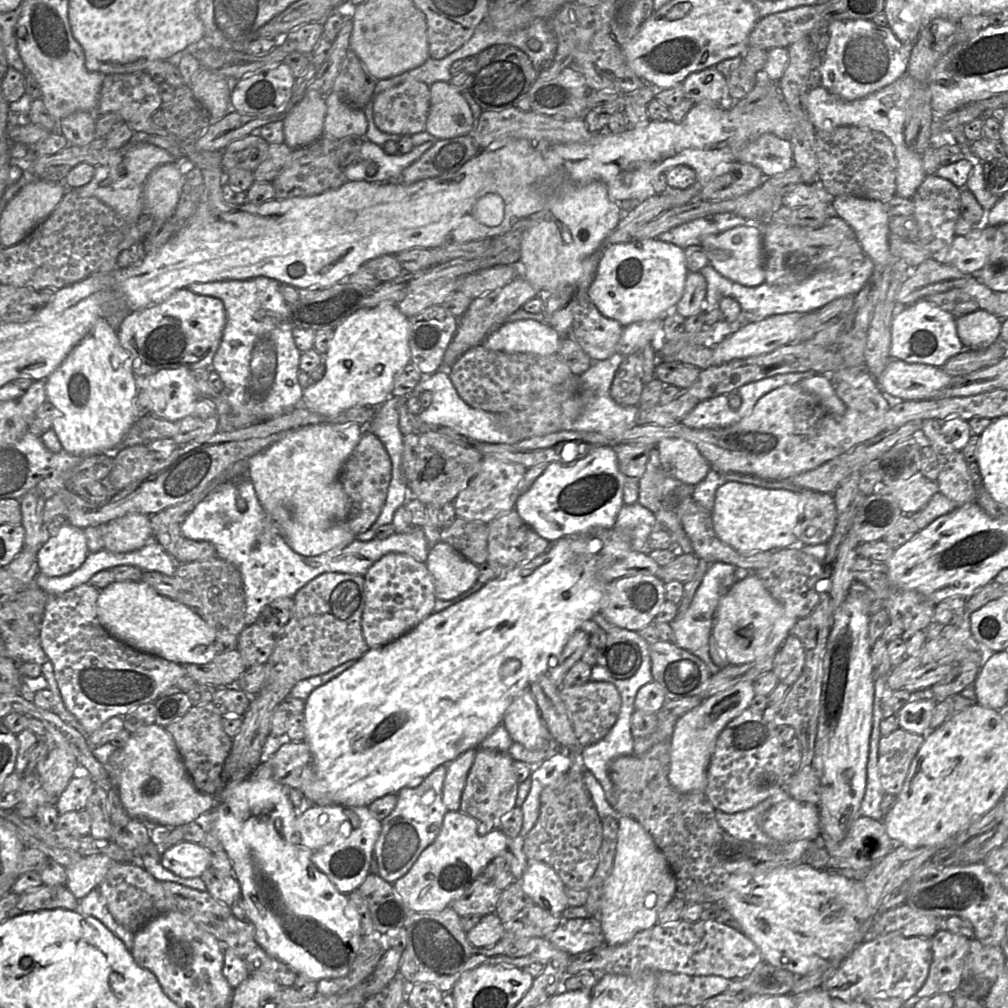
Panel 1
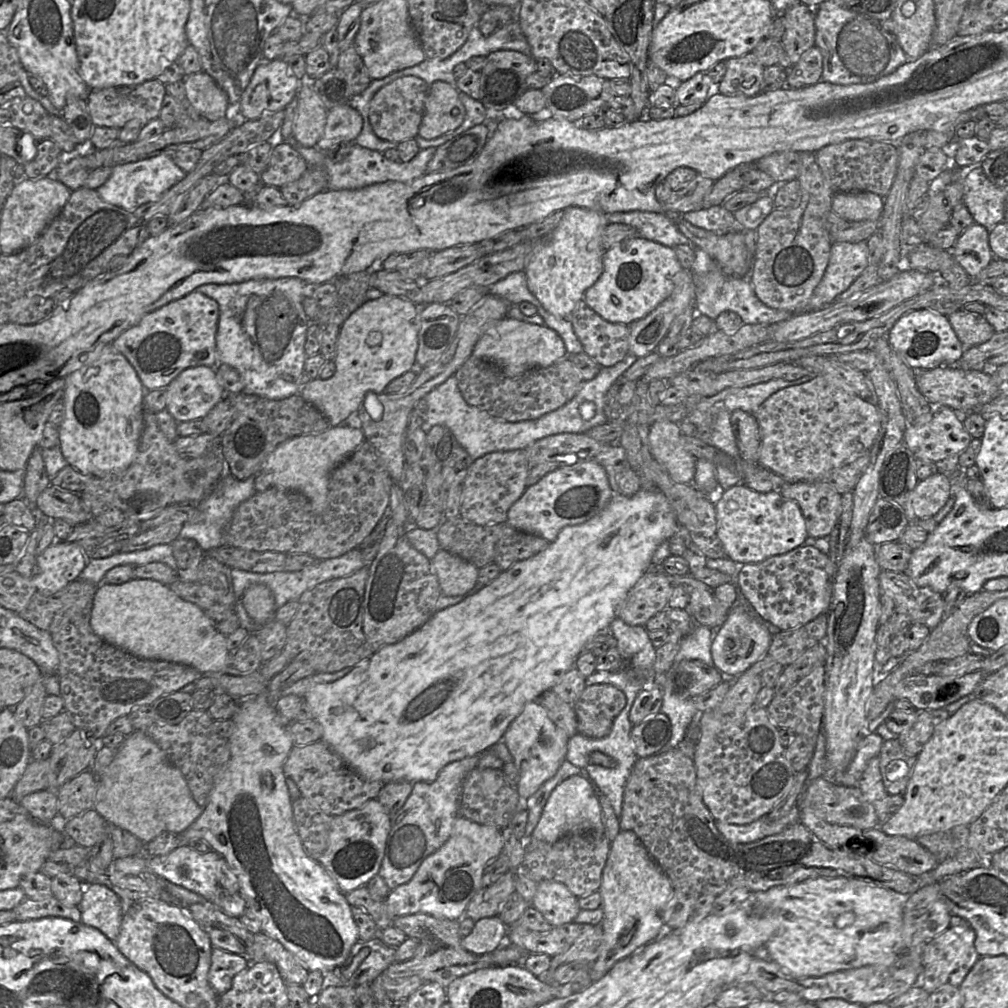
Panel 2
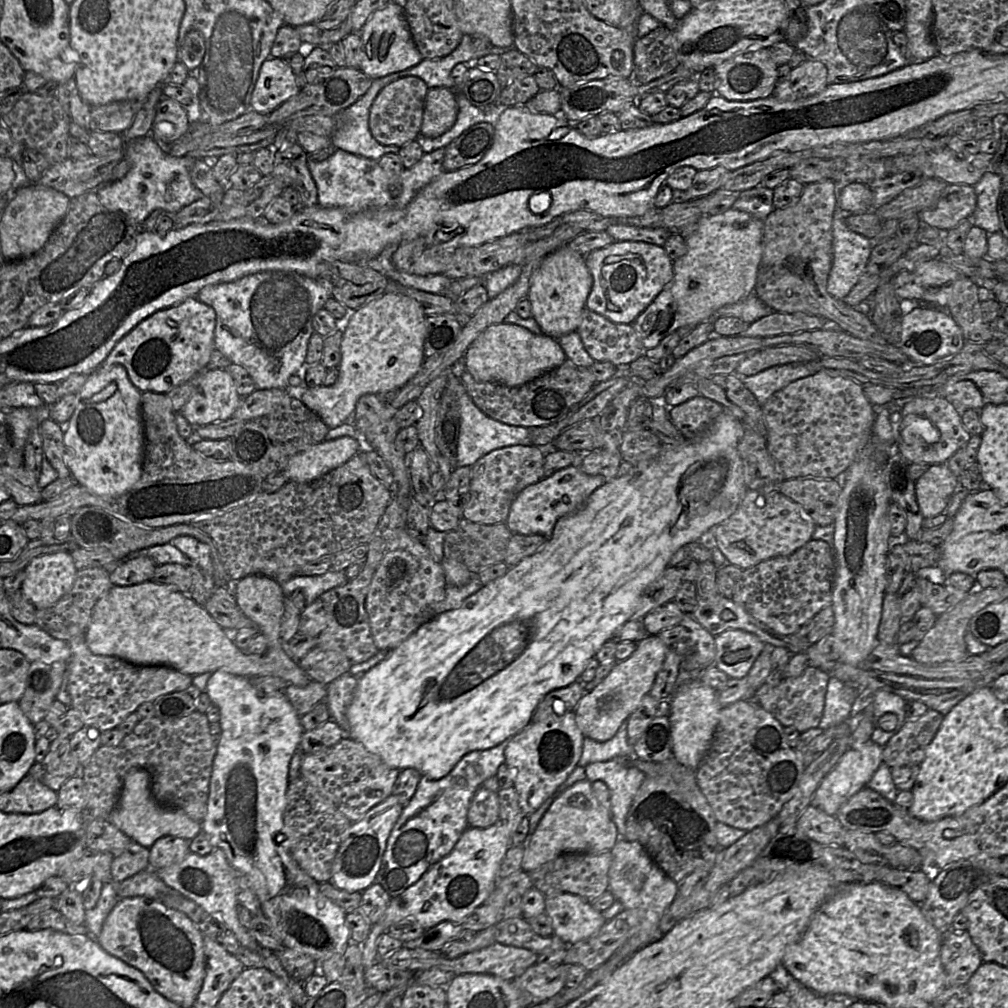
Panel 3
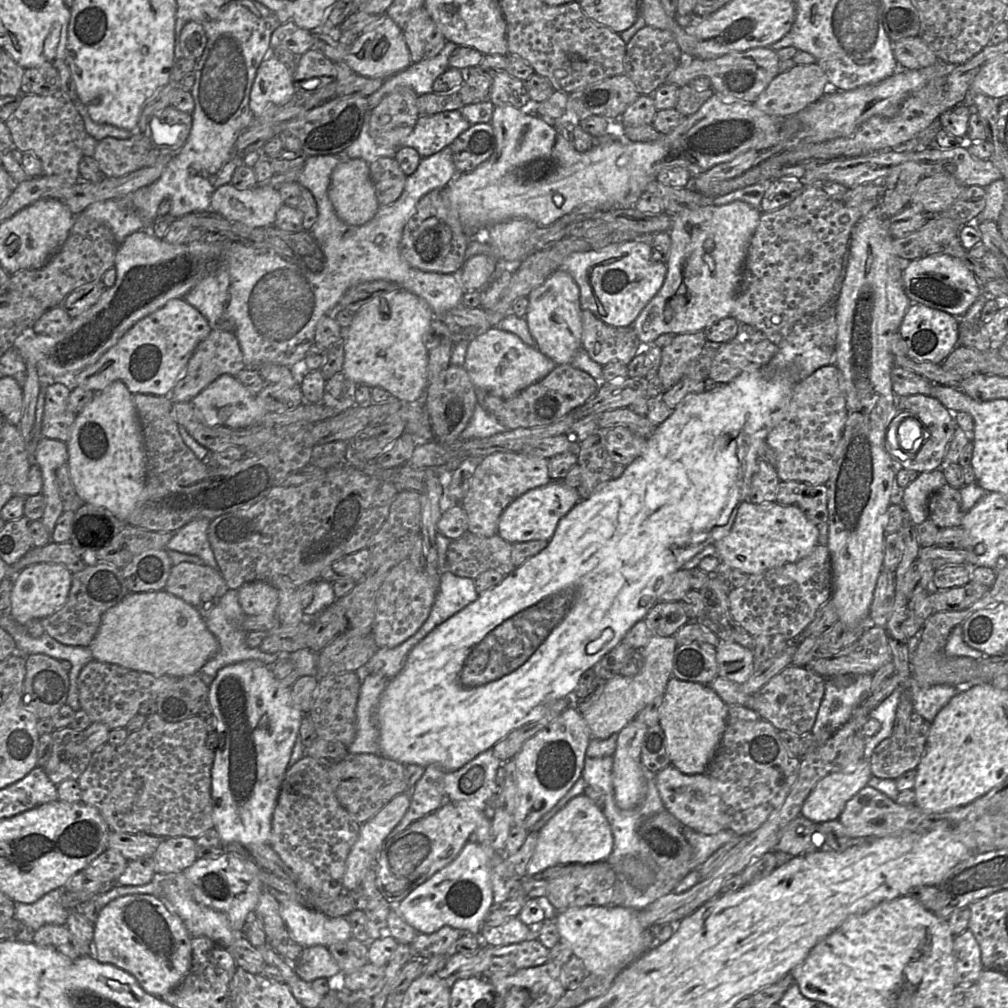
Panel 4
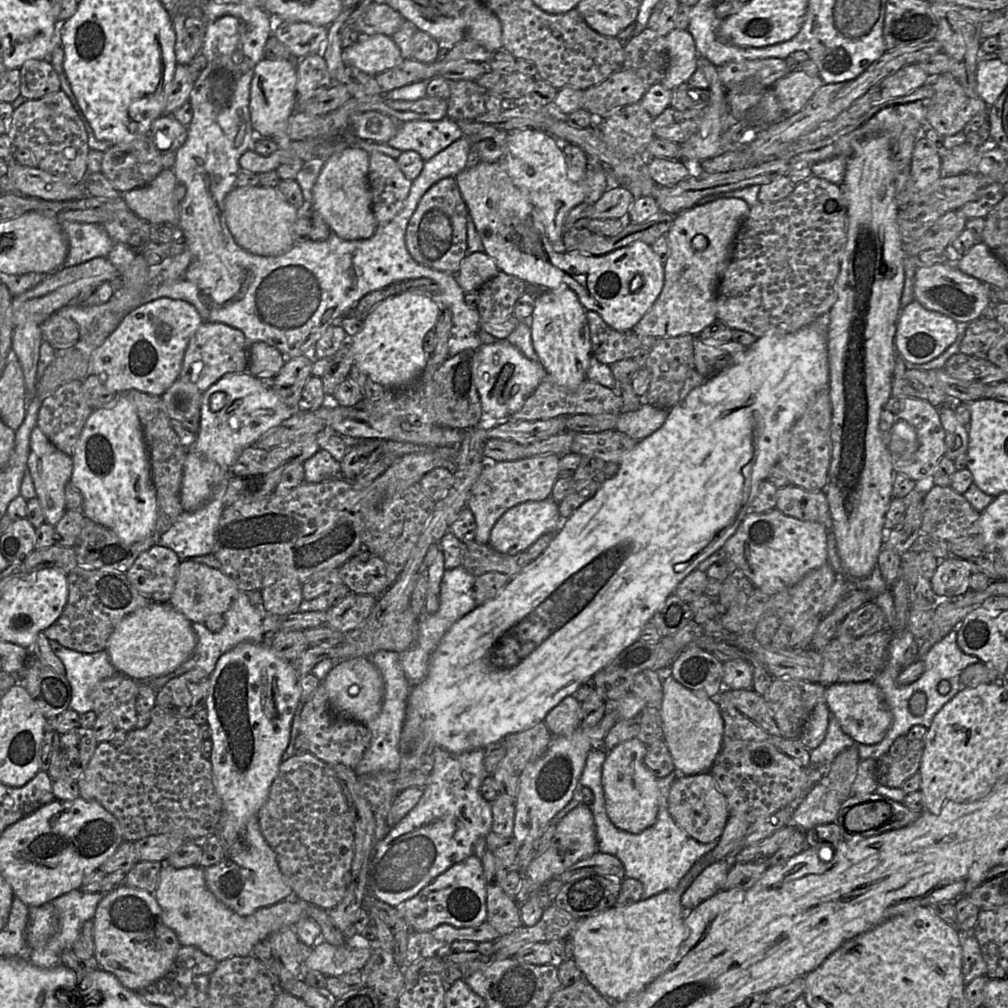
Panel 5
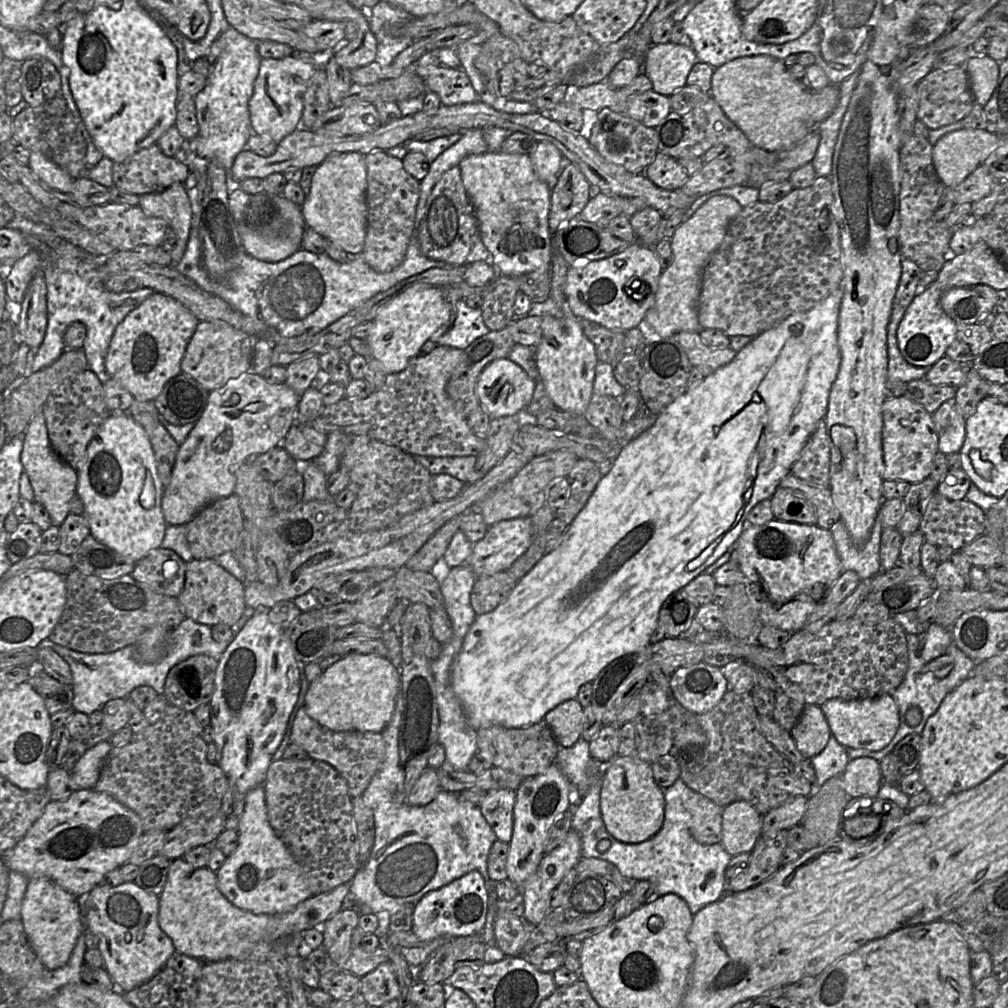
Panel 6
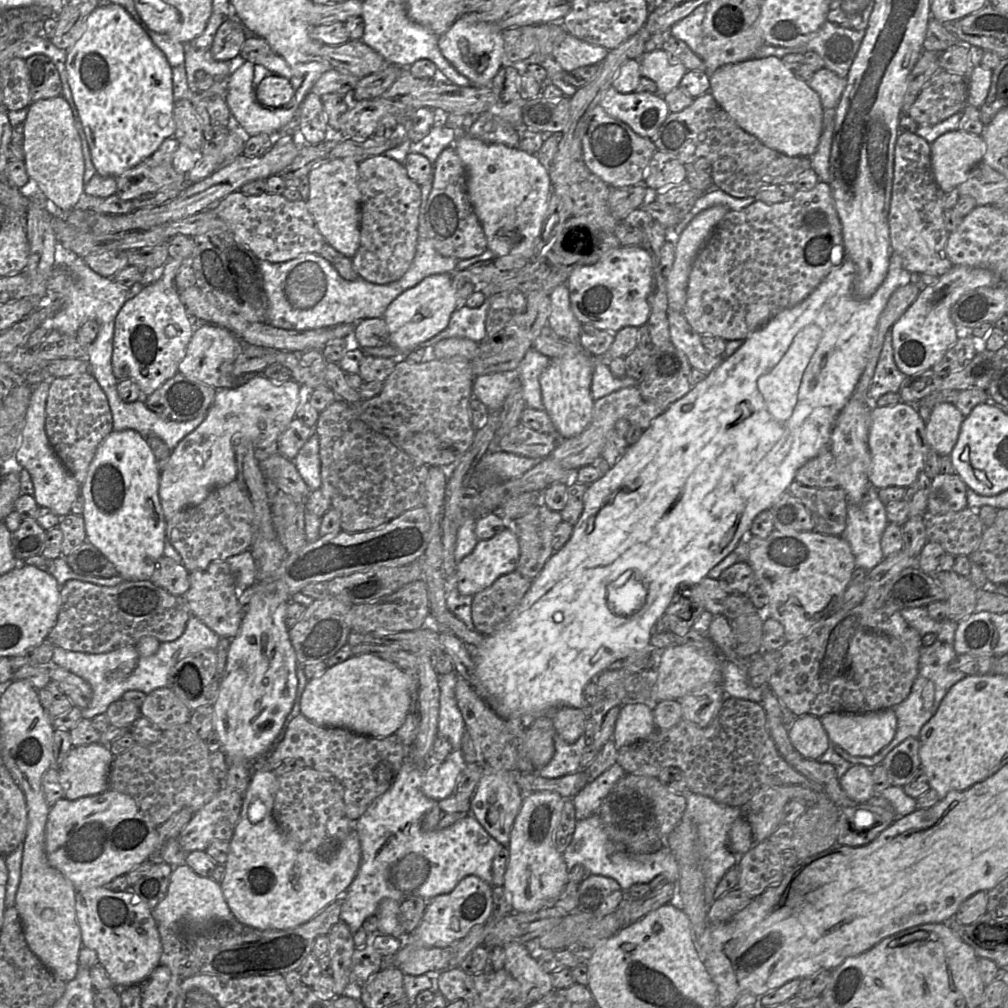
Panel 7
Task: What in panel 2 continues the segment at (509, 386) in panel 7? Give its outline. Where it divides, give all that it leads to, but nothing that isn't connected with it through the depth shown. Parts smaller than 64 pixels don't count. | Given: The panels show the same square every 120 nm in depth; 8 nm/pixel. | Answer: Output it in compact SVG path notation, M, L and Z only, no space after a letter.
M505 317L482 335L472 355L494 362L510 378L519 378L531 369L549 367L568 354L562 338L546 325L539 326Z

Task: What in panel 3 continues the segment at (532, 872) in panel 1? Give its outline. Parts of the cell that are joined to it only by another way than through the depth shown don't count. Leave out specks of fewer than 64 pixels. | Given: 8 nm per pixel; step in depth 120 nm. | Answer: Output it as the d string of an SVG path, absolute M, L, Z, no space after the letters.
M570 893L545 897L545 913L552 922L554 934L567 945L589 938L606 923L601 912Z

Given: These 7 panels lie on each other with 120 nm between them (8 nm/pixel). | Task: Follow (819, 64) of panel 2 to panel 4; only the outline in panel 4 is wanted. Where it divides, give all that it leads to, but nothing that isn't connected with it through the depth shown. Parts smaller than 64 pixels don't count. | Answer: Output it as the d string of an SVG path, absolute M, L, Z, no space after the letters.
M816 62L795 65L788 71L778 74L753 104L768 115L774 117L791 117L818 101L828 90L832 90L830 89L830 84Z

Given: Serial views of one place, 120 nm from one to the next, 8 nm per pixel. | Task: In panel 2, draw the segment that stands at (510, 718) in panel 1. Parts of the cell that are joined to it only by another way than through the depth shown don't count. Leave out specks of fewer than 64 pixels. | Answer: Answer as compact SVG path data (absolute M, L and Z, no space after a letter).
M538 699L524 706L503 735L503 742L509 749L520 774L517 791L521 798L528 799L544 782L556 774L566 759L569 739L551 720L546 708Z

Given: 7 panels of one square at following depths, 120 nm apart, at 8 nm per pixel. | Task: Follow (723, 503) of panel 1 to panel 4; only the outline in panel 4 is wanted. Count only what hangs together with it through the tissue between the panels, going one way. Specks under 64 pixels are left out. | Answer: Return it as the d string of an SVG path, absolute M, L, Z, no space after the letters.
M745 500L738 507L730 531L714 546L722 562L732 569L753 575L806 557L818 544L818 535L818 526L808 520L797 506L781 505L776 501L754 504Z

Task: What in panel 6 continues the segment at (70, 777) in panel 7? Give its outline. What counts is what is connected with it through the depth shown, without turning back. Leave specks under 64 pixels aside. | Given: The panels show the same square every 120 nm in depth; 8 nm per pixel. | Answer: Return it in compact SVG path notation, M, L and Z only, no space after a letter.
M101 741L82 755L71 771L75 790L95 787L111 747L110 741Z

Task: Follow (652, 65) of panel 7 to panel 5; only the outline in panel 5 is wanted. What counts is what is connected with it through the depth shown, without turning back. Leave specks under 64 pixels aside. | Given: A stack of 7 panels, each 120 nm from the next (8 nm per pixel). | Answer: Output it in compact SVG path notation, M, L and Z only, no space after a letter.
M674 28L665 39L669 65L661 83L667 89L673 90L688 82L696 71L699 54L694 38L688 30Z

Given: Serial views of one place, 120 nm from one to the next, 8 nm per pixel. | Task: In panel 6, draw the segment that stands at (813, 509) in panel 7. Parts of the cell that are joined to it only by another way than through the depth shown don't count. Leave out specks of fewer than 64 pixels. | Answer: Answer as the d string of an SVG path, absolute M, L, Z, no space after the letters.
M787 474L780 482L779 487L788 488L804 497L815 509L819 527L830 530L841 519L840 513L834 504L829 487L822 487L795 476Z

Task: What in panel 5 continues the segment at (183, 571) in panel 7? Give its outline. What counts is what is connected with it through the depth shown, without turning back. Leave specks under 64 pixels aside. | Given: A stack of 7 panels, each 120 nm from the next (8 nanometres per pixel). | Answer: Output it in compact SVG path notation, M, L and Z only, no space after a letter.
M156 544L142 552L125 575L137 591L153 602L169 603L180 562L173 550Z

